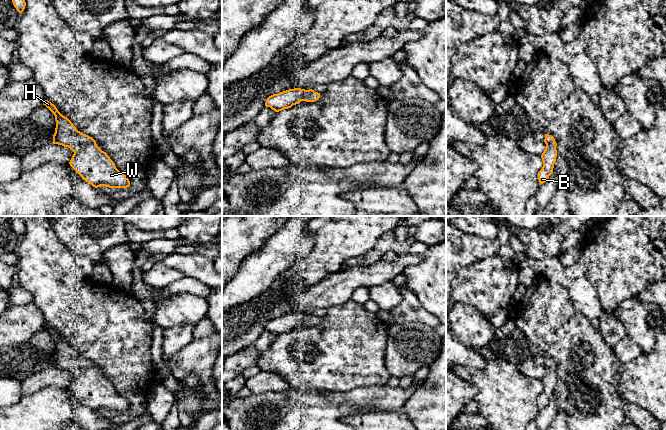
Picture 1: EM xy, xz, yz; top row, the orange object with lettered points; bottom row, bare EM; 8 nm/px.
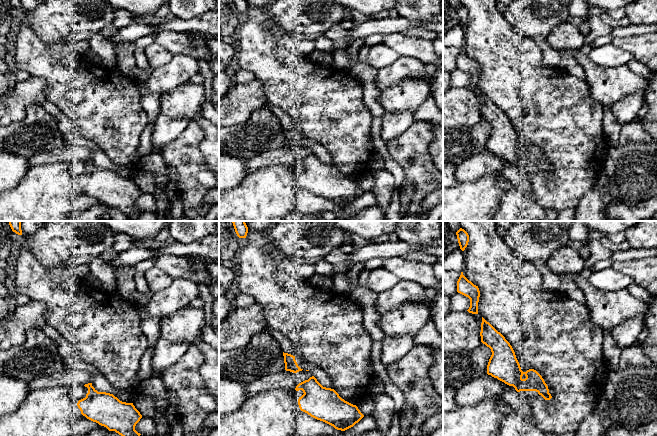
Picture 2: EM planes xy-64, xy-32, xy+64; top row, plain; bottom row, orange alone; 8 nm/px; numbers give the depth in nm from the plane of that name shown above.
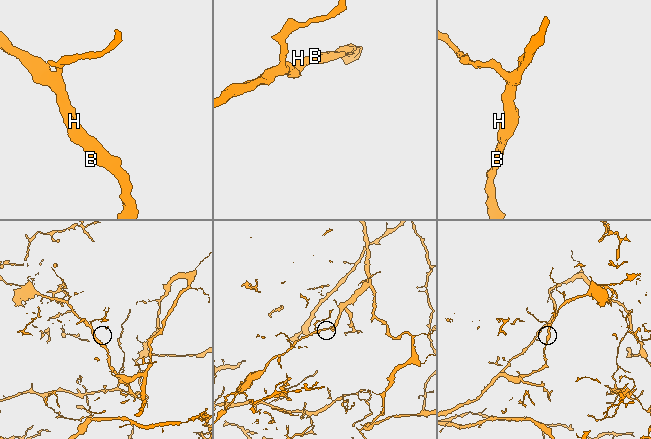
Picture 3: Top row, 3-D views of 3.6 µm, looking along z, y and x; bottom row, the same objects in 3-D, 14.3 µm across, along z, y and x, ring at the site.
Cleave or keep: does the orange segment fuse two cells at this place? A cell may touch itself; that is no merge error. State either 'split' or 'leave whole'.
split

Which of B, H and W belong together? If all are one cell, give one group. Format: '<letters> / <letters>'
B W / H

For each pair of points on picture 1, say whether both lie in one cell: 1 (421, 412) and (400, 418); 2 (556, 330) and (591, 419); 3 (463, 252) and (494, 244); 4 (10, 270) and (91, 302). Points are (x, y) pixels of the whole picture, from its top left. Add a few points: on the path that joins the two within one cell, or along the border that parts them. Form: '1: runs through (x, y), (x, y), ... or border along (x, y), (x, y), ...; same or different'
1: border along (402, 410), (410, 419); different
2: runs through (573, 352), (573, 374), (585, 389), (587, 397); same
3: runs through (471, 249), (486, 248); same
4: border along (16, 267), (14, 274); different

